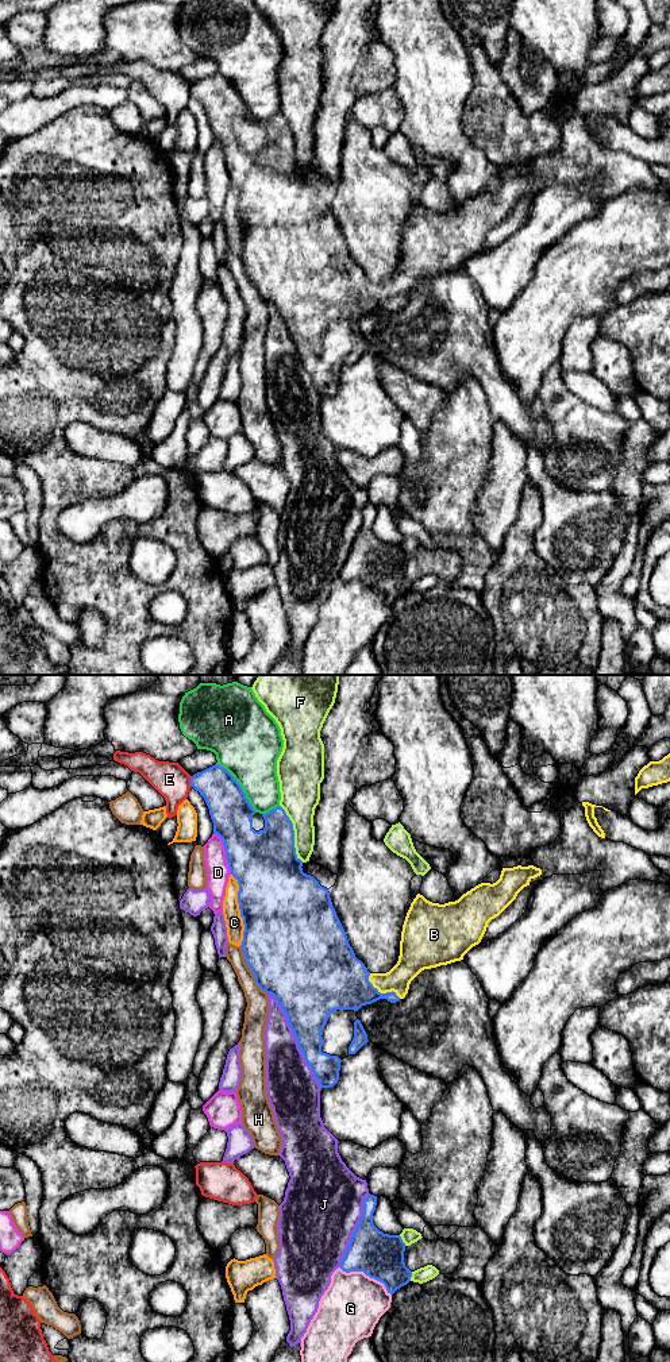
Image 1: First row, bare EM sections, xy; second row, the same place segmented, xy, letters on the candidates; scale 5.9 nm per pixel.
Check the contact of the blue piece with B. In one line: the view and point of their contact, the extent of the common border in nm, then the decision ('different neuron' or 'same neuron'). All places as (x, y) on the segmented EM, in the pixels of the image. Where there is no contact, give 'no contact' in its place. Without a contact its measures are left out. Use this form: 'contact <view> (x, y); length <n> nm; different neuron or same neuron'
contact xy (380, 992); length 240 nm; same neuron

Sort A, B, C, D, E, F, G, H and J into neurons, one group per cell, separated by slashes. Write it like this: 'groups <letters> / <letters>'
groups A / B / C / D / E / F / G / H / J

